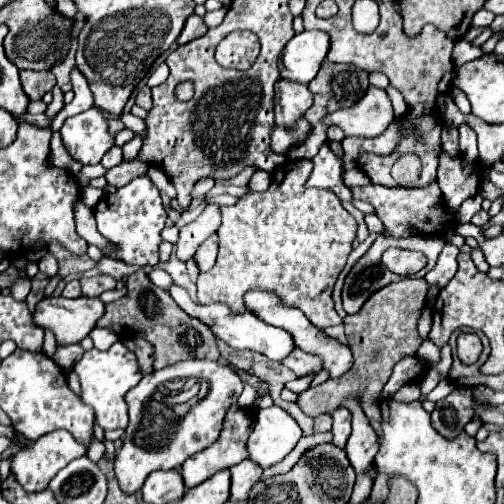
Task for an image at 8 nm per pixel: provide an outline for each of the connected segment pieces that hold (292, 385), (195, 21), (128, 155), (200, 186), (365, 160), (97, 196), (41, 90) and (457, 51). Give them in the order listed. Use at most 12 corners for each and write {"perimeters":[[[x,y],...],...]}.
{"perimeters":[[[313,375],[300,377],[285,384],[299,394],[310,387]],[[197,14],[187,18],[179,44],[201,38],[209,28]],[[141,137],[134,138],[122,147],[124,160],[136,159],[141,148]],[[203,178],[193,186],[191,196],[201,198],[213,188],[213,178]],[[396,150],[388,156],[363,154],[359,166],[373,184],[397,186],[391,166]],[[85,188],[81,192],[81,202],[93,208],[103,190],[99,188]],[[21,70],[21,84],[31,100],[55,86],[49,70]],[[465,39],[456,42],[452,60],[455,66],[484,55],[480,47]]]}

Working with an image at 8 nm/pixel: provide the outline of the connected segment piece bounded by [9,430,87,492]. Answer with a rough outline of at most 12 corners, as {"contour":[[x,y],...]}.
{"contour":[[53,430],[9,456],[25,492],[39,492],[87,452]]}

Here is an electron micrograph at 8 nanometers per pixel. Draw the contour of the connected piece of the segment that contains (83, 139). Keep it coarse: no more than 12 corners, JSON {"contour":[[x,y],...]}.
{"contour":[[97,108],[71,116],[61,138],[71,156],[99,164],[113,134]]}

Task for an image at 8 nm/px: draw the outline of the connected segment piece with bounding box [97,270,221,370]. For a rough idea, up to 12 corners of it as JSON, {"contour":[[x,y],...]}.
{"contour":[[143,270],[97,326],[145,338],[155,370],[221,358],[211,328]]}

